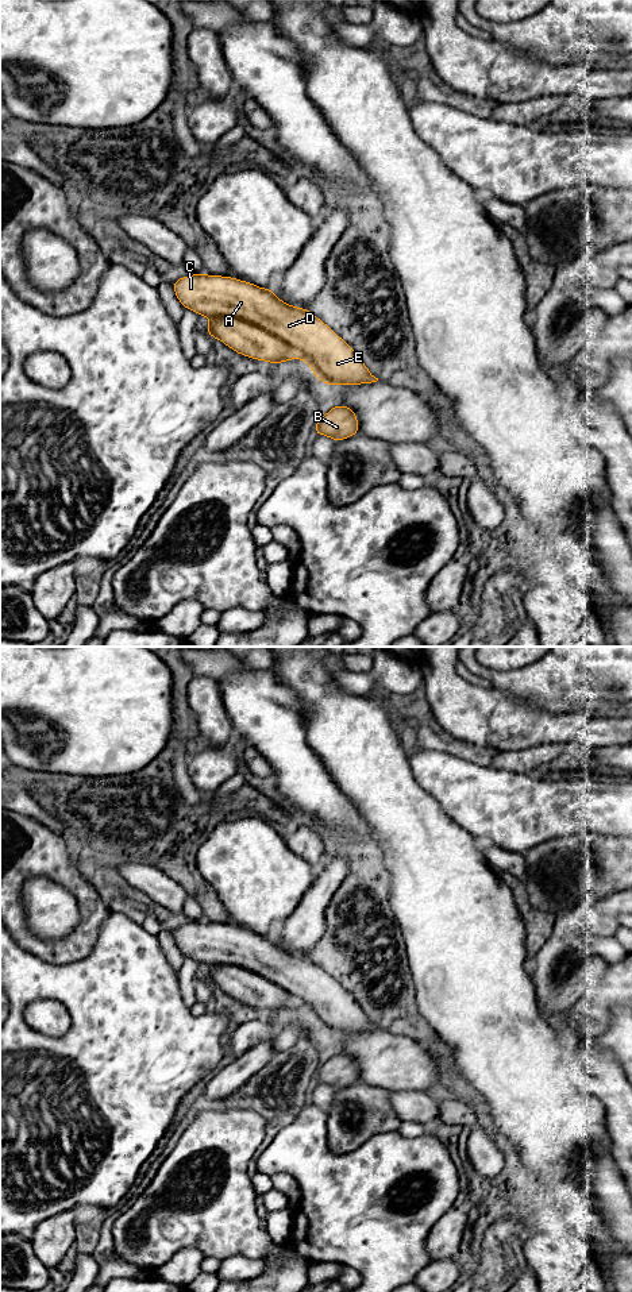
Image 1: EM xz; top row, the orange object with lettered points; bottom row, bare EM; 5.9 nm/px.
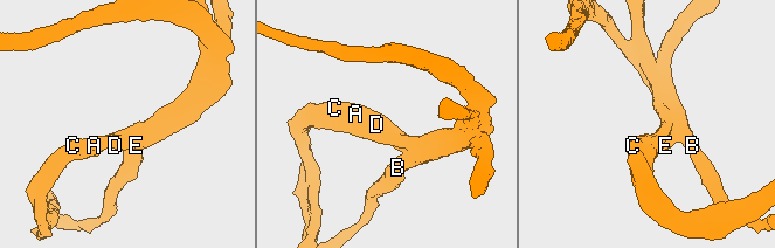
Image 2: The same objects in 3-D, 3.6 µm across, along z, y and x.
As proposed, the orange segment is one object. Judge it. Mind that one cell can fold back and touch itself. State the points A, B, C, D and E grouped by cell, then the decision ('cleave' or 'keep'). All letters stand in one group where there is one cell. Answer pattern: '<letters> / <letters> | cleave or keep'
A B C D E | keep

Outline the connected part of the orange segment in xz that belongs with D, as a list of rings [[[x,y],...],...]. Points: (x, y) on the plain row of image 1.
[[[192,922],[173,929],[173,938],[185,957],[200,965],[211,964],[208,983],[217,986],[239,1003],[280,1013],[302,1007],[324,1033],[362,1033],[377,1030],[354,996],[307,956],[281,949],[273,937],[263,937],[234,925]]]

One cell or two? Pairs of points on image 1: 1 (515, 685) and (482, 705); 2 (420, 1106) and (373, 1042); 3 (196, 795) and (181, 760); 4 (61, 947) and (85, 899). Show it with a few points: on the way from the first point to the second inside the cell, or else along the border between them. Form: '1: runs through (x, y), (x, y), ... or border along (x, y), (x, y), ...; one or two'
1: border along (492, 689), (505, 690), (534, 705); two
2: runs through (408, 1090), (408, 1078), (389, 1059); one
3: runs through (188, 787), (181, 781), (181, 768); one
4: runs through (74, 940), (87, 928), (87, 913); one

